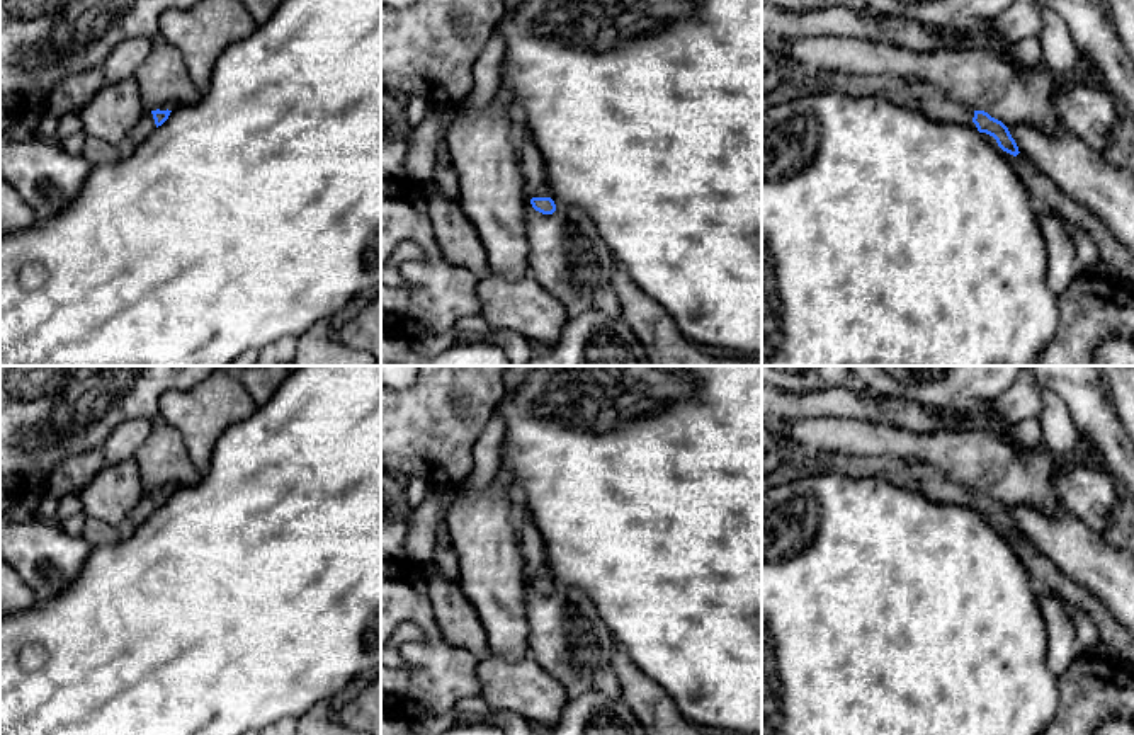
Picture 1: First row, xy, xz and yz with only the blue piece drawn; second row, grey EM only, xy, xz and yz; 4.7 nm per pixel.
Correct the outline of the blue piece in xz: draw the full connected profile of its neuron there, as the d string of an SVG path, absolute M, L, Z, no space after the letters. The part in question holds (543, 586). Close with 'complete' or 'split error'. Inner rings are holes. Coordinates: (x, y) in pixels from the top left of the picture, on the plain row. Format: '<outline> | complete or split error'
M524 499L517 500L517 512L525 575L534 577L530 585L536 592L553 595L556 592L556 585L551 580L553 573L546 558L544 539Z | split error

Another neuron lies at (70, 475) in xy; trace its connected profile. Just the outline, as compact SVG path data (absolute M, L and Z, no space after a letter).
M102 447L66 458L51 470L48 492L56 500L80 493L105 464Z

